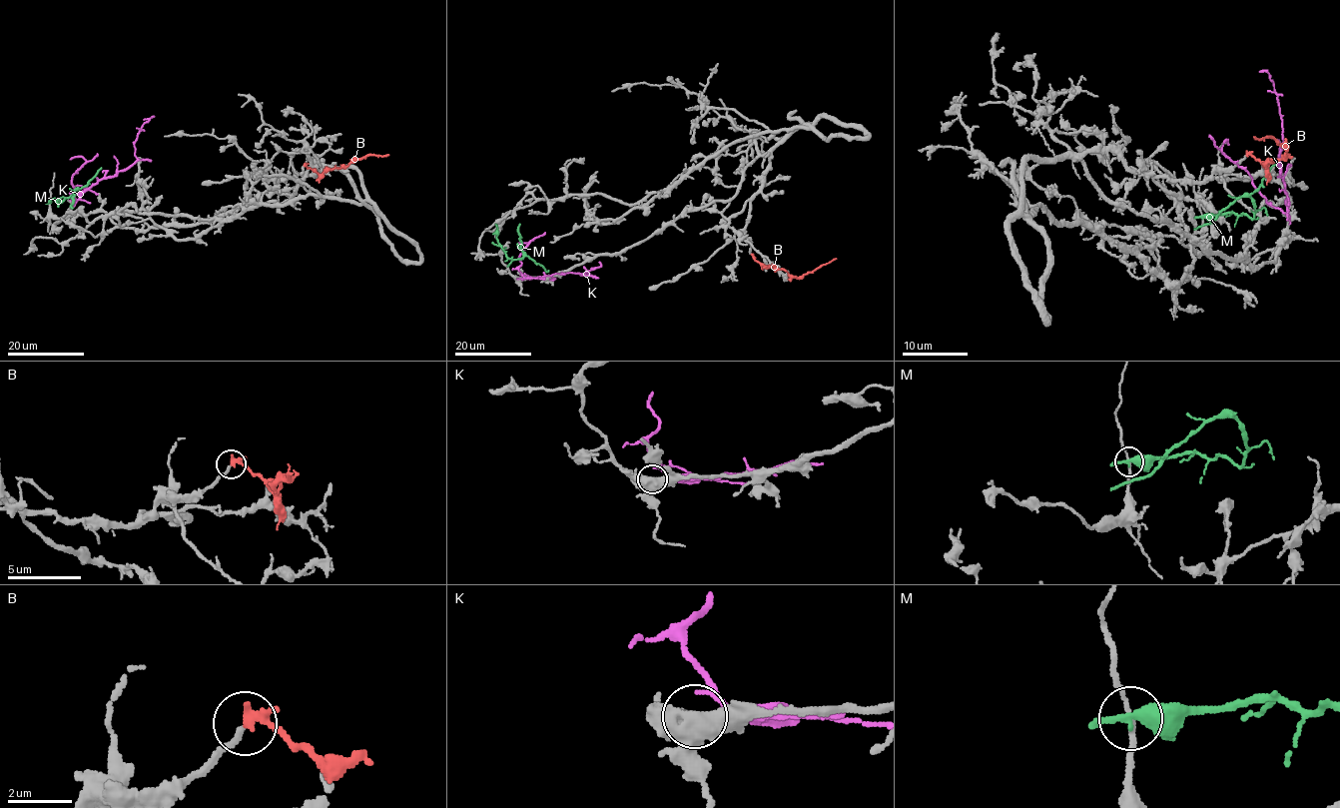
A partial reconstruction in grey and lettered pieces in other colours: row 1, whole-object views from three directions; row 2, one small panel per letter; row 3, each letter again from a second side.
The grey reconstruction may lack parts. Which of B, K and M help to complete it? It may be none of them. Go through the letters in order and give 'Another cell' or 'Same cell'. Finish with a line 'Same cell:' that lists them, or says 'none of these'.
B: Same cell
K: Another cell
M: Another cell
Same cell: B

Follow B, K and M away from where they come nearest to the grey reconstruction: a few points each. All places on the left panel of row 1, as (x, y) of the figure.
B: (305, 165), (322, 174), (327, 169), (340, 168), (366, 156), (388, 155)
K: (73, 202), (99, 181), (127, 169), (137, 160), (134, 142), (137, 134), (152, 116)
M: (50, 201), (60, 202), (69, 198), (76, 189), (73, 209)

